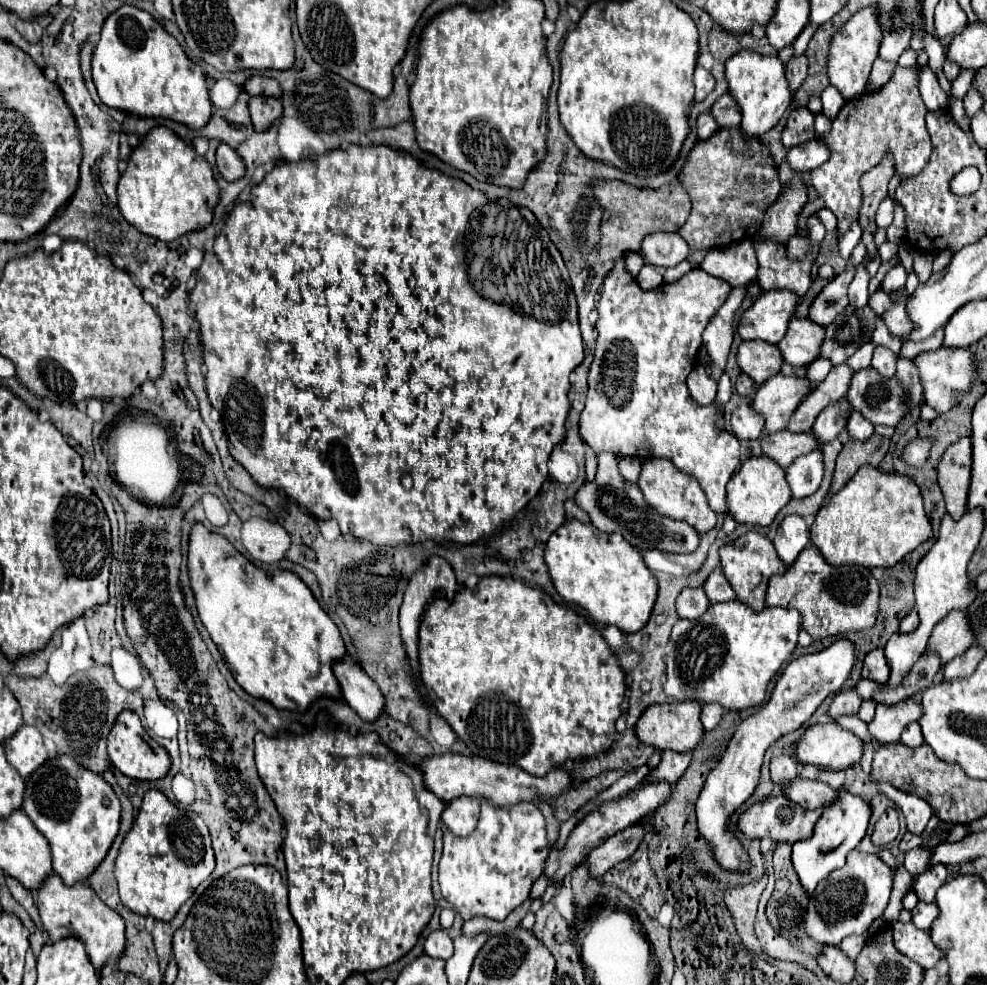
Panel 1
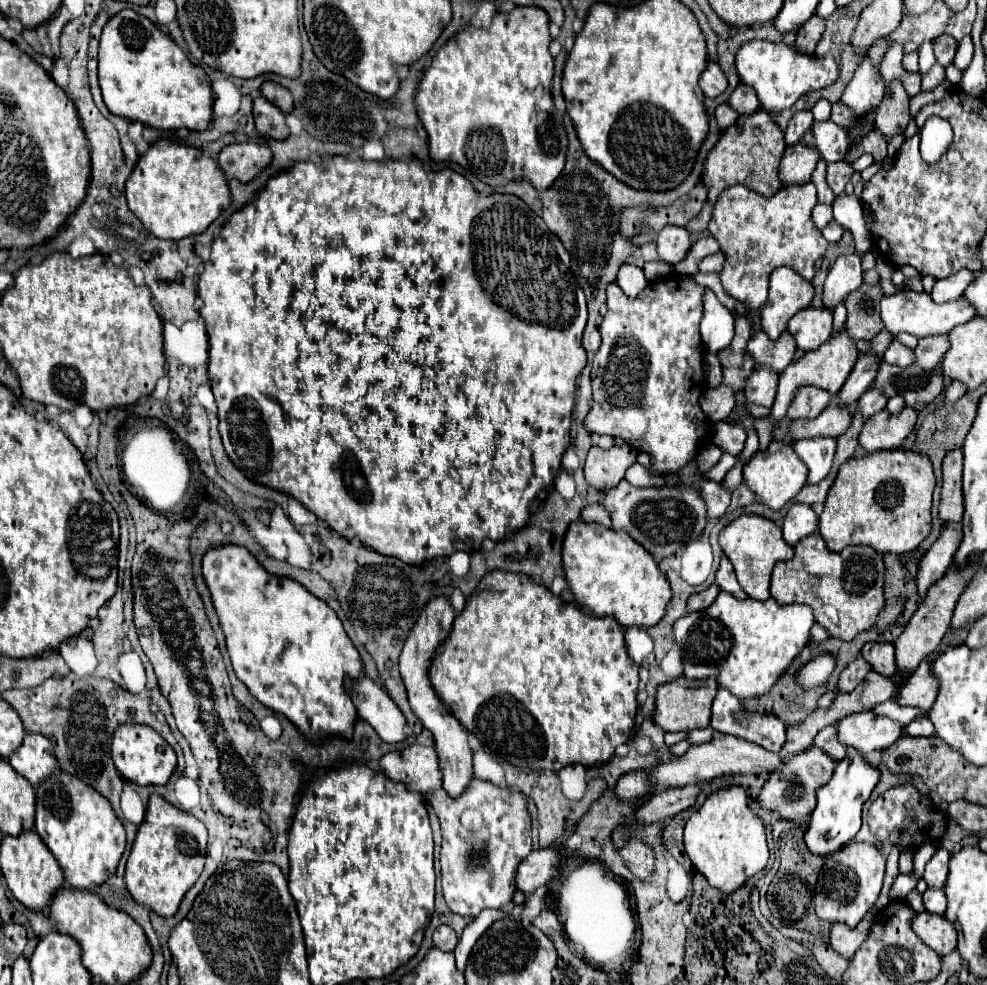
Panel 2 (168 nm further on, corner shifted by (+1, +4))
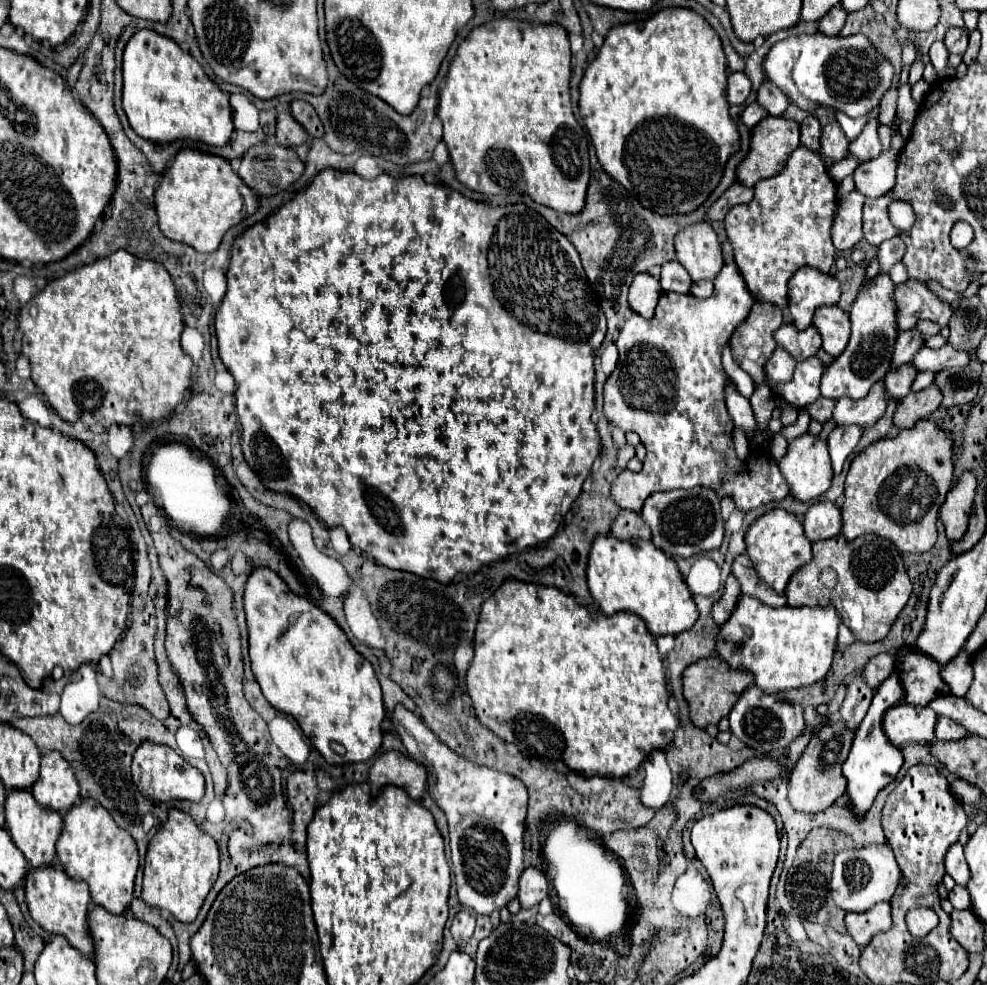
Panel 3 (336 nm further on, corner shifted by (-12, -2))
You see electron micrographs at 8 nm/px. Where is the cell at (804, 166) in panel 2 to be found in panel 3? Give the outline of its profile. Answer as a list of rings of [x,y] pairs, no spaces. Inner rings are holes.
[[[831,119],[823,127],[823,135],[821,135],[821,151],[819,151],[821,159],[837,163],[847,155],[847,149],[849,149],[847,135],[839,127],[839,123],[835,119]]]

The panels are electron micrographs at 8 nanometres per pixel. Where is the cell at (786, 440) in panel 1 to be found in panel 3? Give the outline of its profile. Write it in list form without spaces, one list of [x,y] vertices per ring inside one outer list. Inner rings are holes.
[[[883,383],[873,385],[873,389],[867,393],[867,397],[863,399],[849,399],[849,397],[841,397],[837,399],[837,405],[833,409],[833,419],[837,421],[837,425],[873,425],[875,421],[879,421],[881,413],[885,413],[887,407],[887,389]]]

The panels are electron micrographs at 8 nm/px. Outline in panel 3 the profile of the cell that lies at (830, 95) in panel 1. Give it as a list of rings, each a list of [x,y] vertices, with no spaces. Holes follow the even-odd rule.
[[[869,121],[863,133],[849,145],[849,153],[857,155],[861,161],[869,161],[877,157],[877,153],[881,153],[881,139],[879,139],[877,125],[873,121]]]

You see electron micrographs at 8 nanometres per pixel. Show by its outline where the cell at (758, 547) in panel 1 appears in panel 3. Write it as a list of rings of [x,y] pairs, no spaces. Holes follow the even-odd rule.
[[[779,507],[763,513],[749,527],[745,535],[745,543],[747,543],[747,555],[751,557],[757,575],[769,587],[773,587],[773,591],[785,591],[791,575],[811,561],[811,541],[805,537],[803,523],[799,521],[799,517]]]

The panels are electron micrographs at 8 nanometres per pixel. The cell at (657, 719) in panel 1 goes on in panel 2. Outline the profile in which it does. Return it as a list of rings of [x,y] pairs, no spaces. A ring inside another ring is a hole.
[[[678,677],[670,683],[664,683],[658,687],[656,693],[656,709],[654,709],[654,723],[660,725],[664,731],[694,731],[694,729],[706,729],[710,727],[710,705],[716,695],[718,687],[712,683],[712,679],[698,679],[688,681],[684,677]]]

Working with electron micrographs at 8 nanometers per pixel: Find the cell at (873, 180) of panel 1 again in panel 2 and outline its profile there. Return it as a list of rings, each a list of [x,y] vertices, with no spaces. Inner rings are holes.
[[[892,83],[884,89],[880,103],[880,115],[876,117],[876,129],[882,133],[886,143],[898,133],[904,133],[910,121],[910,97],[900,83]]]

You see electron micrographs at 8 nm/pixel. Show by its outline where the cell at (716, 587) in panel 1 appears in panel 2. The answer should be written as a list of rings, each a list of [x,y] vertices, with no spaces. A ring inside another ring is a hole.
[[[722,557],[722,561],[720,561],[720,569],[716,573],[716,585],[720,587],[720,591],[726,591],[726,593],[734,595],[736,599],[746,599],[748,597],[742,591],[742,587],[738,585],[736,575],[734,575],[734,567],[732,567],[732,563],[726,557]]]

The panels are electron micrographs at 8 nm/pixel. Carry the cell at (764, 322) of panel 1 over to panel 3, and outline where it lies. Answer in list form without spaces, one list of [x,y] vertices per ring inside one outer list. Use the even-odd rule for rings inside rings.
[[[813,267],[799,269],[789,281],[789,311],[797,329],[811,325],[817,307],[833,305],[841,297],[841,285],[833,275],[819,273]]]

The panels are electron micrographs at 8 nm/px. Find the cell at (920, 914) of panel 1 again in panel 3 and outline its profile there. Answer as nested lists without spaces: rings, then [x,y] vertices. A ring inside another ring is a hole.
[[[955,885],[953,891],[949,893],[949,901],[953,903],[955,909],[969,909],[971,907],[971,897],[965,885]]]

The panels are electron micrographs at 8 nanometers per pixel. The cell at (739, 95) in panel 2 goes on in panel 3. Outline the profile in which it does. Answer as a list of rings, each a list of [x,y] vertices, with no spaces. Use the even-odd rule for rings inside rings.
[[[765,81],[761,85],[761,89],[757,91],[757,101],[769,111],[769,115],[783,115],[783,111],[791,103],[777,85],[771,85],[771,81]]]

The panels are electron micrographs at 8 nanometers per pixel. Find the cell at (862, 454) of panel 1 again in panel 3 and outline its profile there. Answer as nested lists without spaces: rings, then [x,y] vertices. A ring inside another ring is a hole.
[[[931,383],[927,389],[919,393],[909,393],[897,405],[895,427],[905,429],[905,427],[911,427],[913,421],[921,417],[929,417],[941,405],[941,399],[943,399],[943,393],[935,383]]]

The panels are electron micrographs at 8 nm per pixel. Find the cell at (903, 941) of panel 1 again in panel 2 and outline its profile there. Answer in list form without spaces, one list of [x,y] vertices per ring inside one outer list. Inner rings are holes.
[[[926,911],[916,913],[912,917],[912,931],[942,957],[956,949],[956,929],[942,915],[928,915]]]

